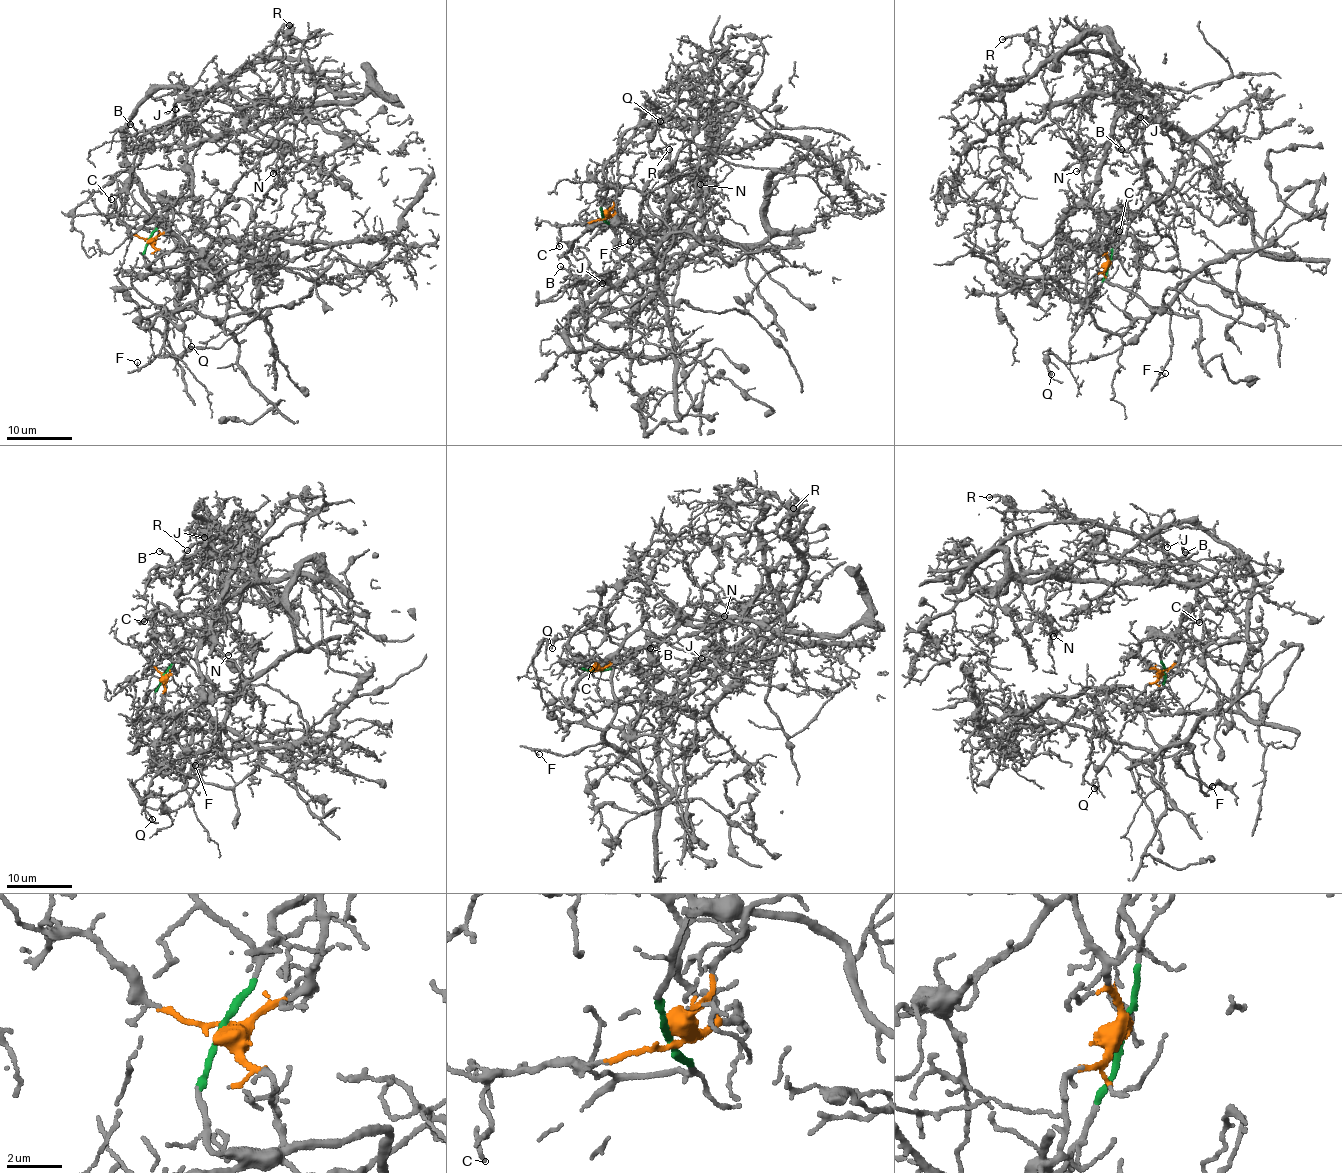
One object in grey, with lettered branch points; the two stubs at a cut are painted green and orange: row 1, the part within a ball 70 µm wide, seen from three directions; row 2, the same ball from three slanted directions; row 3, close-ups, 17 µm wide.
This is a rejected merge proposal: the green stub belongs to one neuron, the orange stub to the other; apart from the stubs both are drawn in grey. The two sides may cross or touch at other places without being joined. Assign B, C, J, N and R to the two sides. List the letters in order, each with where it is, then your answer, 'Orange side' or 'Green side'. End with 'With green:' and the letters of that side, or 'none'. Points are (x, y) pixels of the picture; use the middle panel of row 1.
B: Place: (560, 266). Orange side
C: Place: (559, 246). Green side
J: Place: (602, 283). Orange side
N: Place: (700, 184). Orange side
R: Place: (669, 149). Orange side
With green: C

